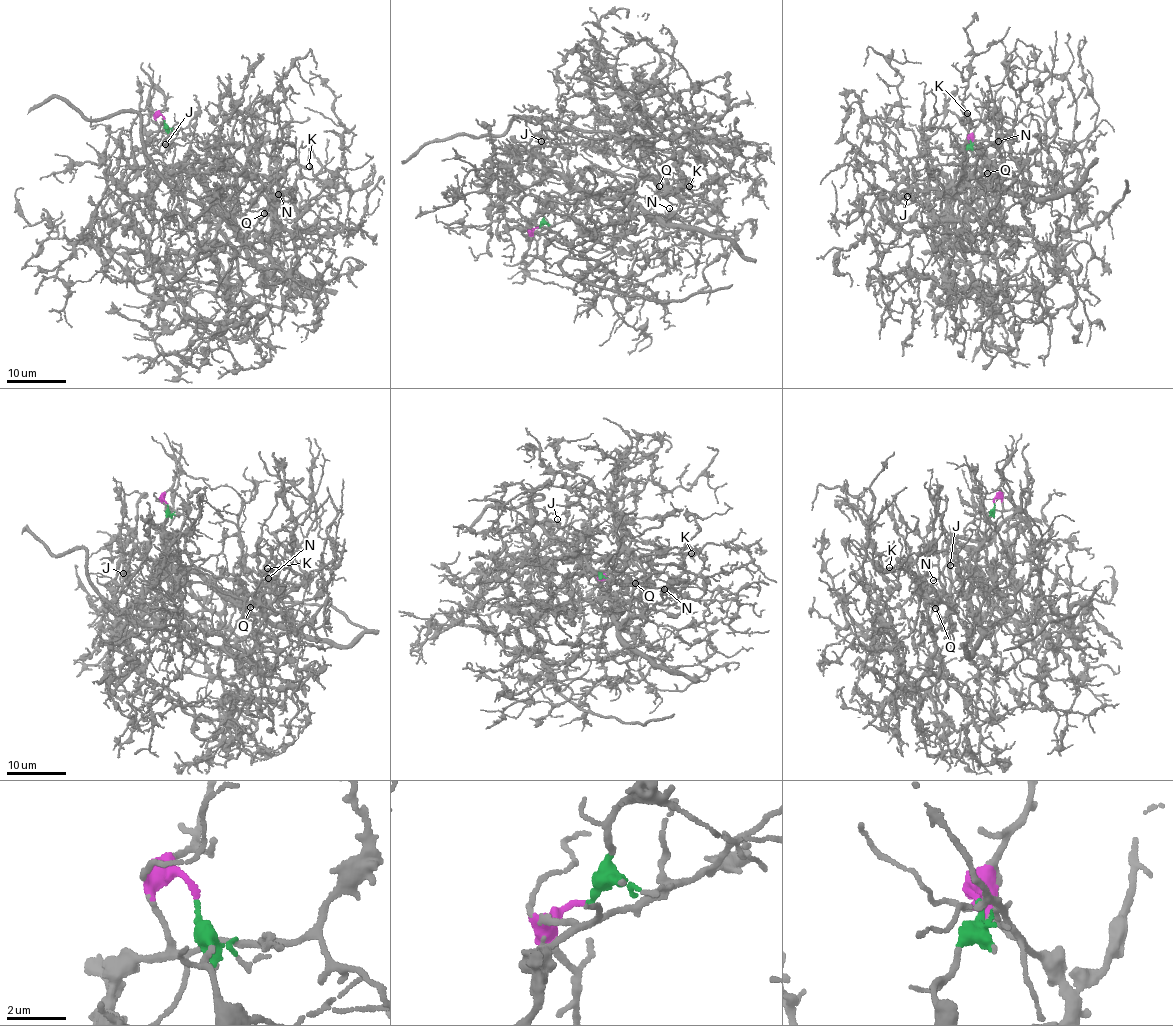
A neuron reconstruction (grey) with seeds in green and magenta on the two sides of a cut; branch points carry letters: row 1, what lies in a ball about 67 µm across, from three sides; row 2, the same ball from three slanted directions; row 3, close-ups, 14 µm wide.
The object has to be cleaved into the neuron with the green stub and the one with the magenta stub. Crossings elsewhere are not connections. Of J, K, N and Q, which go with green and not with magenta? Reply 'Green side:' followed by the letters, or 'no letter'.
Green side: J

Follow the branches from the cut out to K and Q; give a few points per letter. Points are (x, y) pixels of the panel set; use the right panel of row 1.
K: (969, 140), (1004, 222), (1041, 243), (1008, 284), (1042, 295), (1046, 244), (969, 217), (988, 134), (967, 113)
Q: (969, 140), (1004, 222), (1041, 243), (1008, 284), (1042, 295), (1046, 243), (969, 219), (981, 157), (988, 174)

